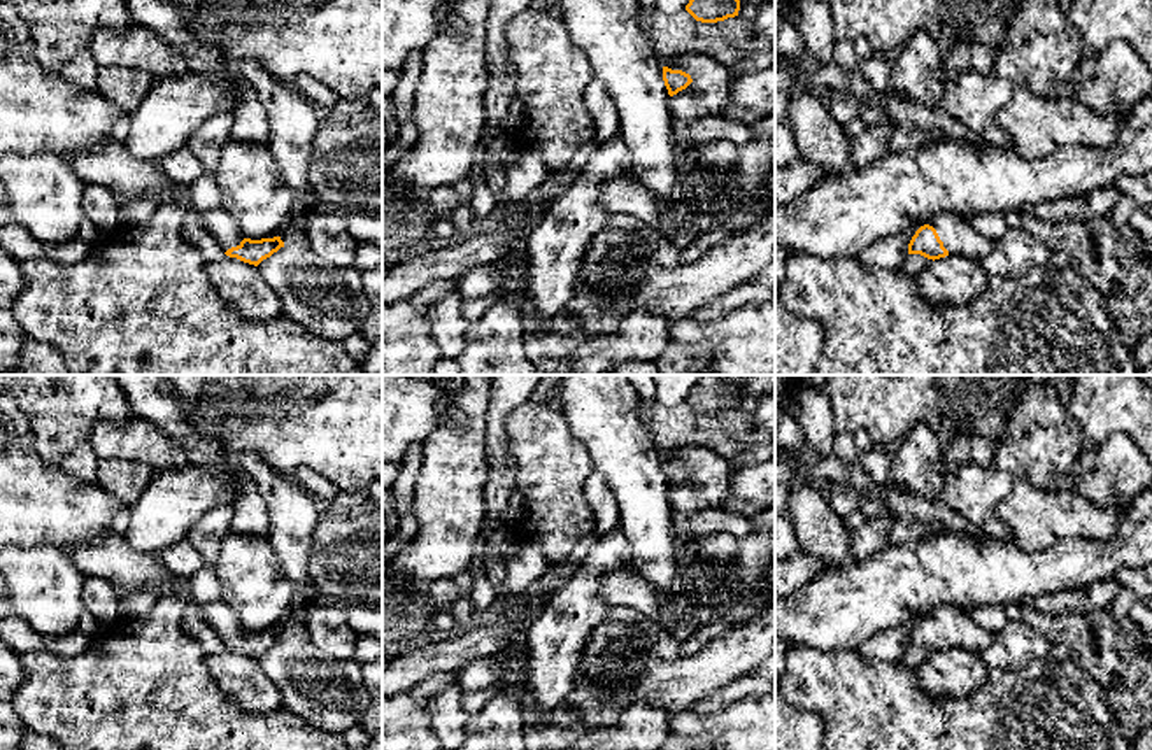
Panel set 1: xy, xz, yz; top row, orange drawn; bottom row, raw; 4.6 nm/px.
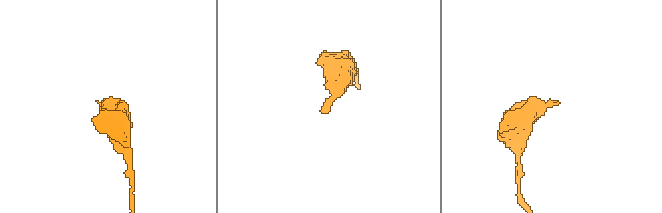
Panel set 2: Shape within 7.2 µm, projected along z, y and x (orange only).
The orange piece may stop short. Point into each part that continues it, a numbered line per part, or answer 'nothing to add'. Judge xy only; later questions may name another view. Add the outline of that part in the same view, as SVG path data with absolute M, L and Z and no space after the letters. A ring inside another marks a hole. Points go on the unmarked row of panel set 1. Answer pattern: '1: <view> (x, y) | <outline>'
1: xy (220, 615) | M223 599L200 608L203 622L216 629L223 643L240 638L245 631L237 612Z

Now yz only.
1: yz (960, 629) | M956 605L935 608L929 619L936 622L949 647L982 650L996 640L994 633L984 629L968 610Z

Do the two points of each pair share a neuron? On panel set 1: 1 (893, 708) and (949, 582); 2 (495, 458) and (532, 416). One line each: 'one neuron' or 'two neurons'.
1: two neurons
2: two neurons

